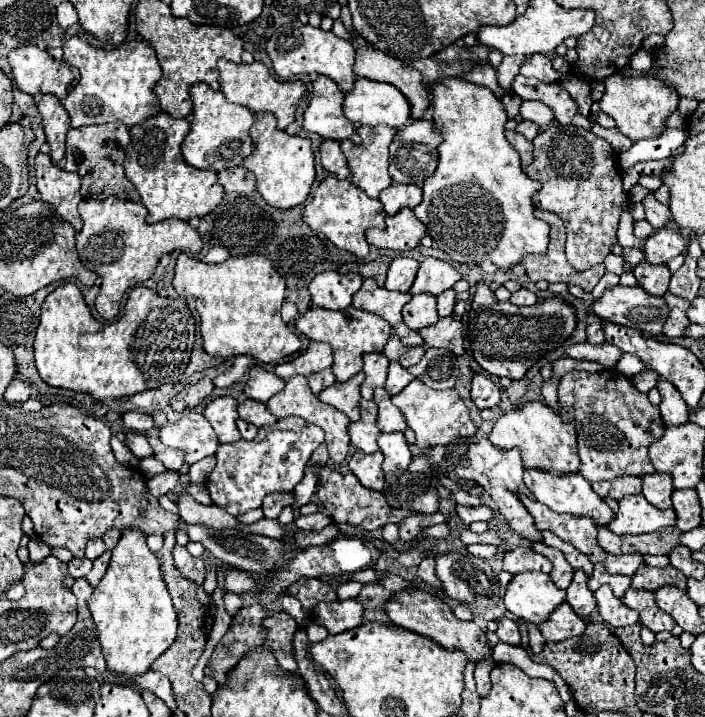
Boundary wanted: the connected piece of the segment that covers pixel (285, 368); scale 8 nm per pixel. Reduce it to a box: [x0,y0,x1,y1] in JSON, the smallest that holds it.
[275,343,333,379]

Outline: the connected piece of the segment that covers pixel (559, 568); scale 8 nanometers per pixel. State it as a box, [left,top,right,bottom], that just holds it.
[535,543,573,591]

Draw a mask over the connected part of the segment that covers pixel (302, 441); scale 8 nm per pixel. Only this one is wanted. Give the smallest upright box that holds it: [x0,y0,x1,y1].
[207,417,323,517]

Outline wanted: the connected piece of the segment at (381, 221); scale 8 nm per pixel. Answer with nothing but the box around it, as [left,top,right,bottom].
[303,175,385,257]

